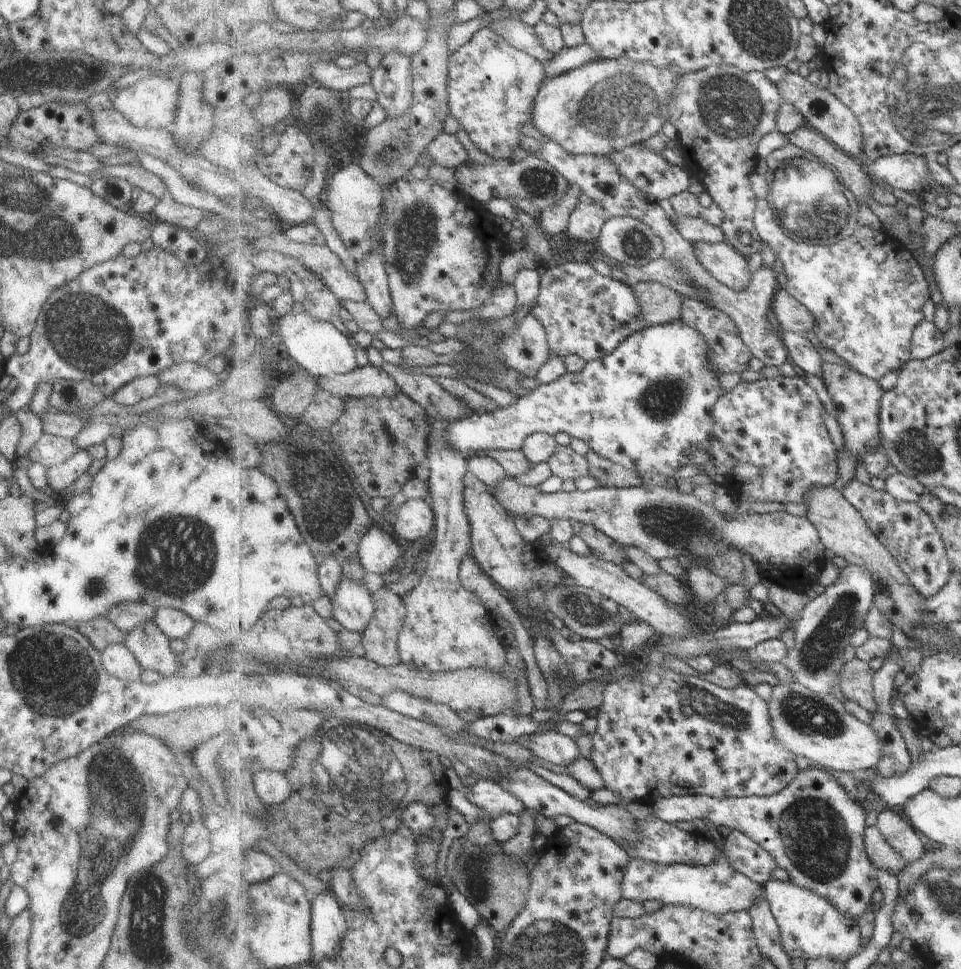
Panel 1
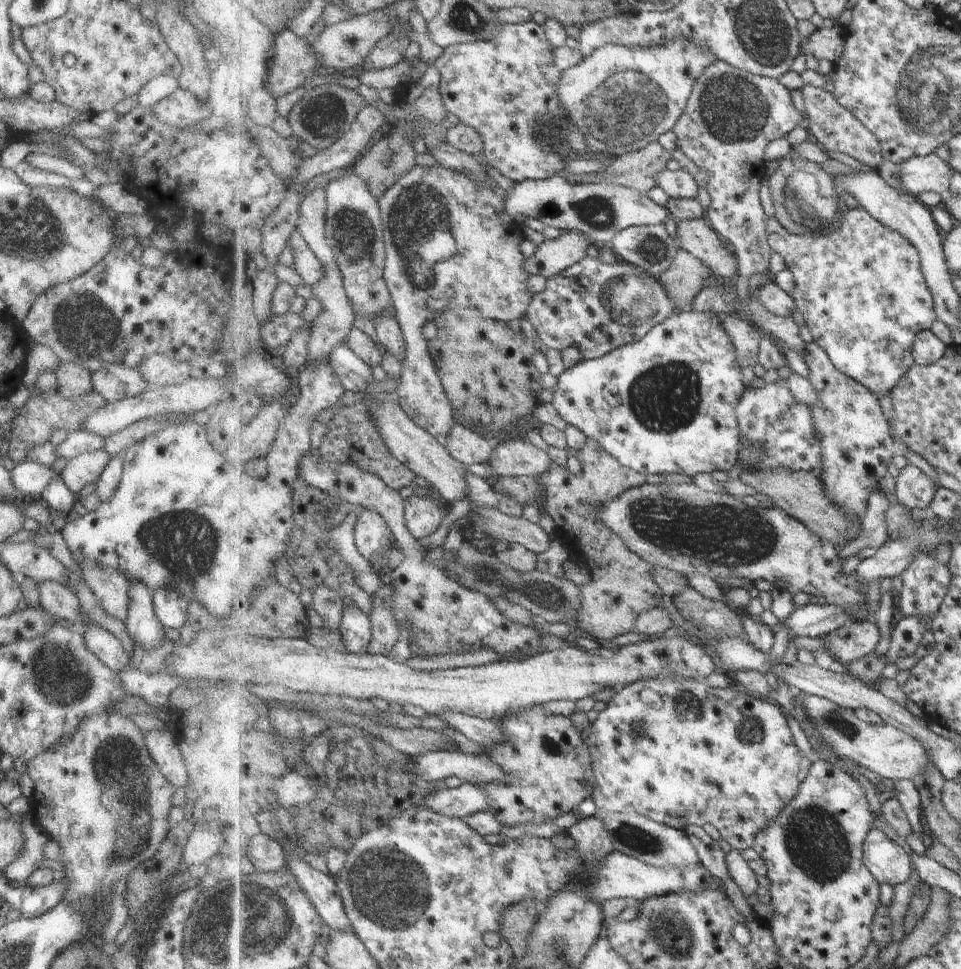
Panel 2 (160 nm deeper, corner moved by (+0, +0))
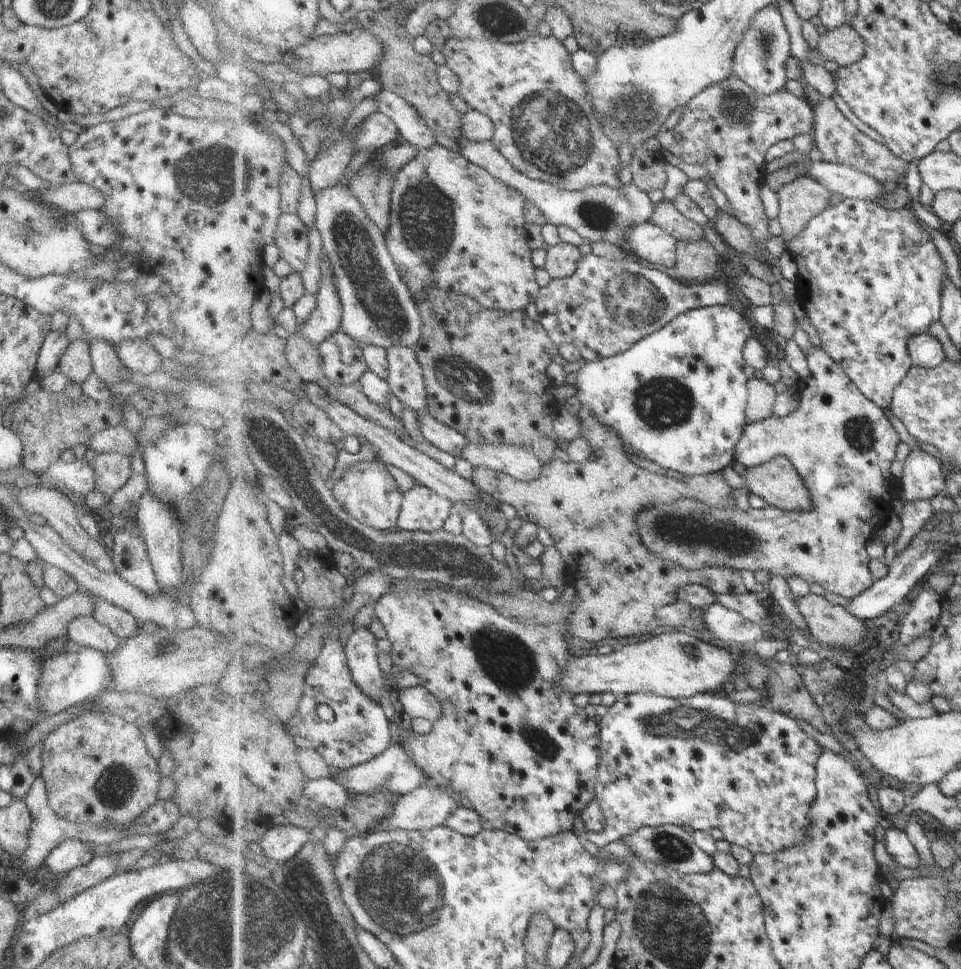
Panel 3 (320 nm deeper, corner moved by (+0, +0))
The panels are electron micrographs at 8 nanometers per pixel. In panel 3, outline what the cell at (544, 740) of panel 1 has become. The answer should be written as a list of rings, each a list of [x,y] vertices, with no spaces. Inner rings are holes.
[[[423,685],[409,687],[395,692],[405,715],[412,718],[423,718],[434,723],[442,717],[443,707],[436,696]]]

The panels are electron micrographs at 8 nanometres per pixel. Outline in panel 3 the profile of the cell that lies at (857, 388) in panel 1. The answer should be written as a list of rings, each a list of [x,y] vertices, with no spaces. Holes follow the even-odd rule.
[[[811,346],[811,348],[807,350],[806,357],[810,375],[805,379],[801,379],[798,383],[798,392],[801,397],[799,408],[788,417],[773,416],[746,425],[743,438],[737,443],[735,458],[737,462],[740,463],[740,467],[748,469],[756,467],[762,458],[769,455],[783,455],[784,457],[788,457],[789,460],[792,460],[797,472],[800,472],[801,478],[804,480],[805,486],[812,496],[813,508],[810,511],[784,511],[768,506],[764,509],[754,509],[751,507],[749,512],[743,512],[737,506],[729,507],[728,509],[711,508],[695,499],[681,499],[672,505],[656,505],[655,507],[642,511],[638,515],[638,525],[640,526],[641,538],[645,546],[648,546],[654,553],[657,553],[657,556],[696,571],[703,567],[716,566],[731,567],[738,571],[750,570],[751,572],[763,569],[769,572],[769,574],[779,575],[784,579],[789,578],[789,576],[798,576],[806,583],[813,584],[813,582],[817,582],[817,584],[820,584],[828,592],[834,592],[839,596],[850,599],[854,599],[856,596],[868,591],[876,583],[877,580],[873,576],[869,566],[870,559],[869,554],[867,554],[867,542],[869,542],[874,535],[878,534],[877,530],[879,531],[881,528],[887,526],[894,515],[893,504],[891,502],[893,502],[893,499],[898,499],[900,487],[899,480],[891,474],[891,466],[893,466],[893,462],[897,460],[897,446],[899,446],[901,438],[899,438],[897,430],[893,428],[893,424],[889,422],[889,418],[885,416],[885,412],[883,412],[880,406],[875,404],[872,400],[869,400],[869,397],[866,397],[864,393],[861,392],[861,389],[857,388],[857,385],[848,377],[844,368],[841,368],[841,365],[837,364],[837,361],[832,356],[829,356],[829,353],[825,352],[825,349]]]

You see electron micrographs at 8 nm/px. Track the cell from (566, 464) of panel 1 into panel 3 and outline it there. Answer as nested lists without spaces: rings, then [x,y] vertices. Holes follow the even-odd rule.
[[[469,443],[459,458],[469,461],[475,468],[509,473],[525,482],[533,482],[541,476],[540,458],[532,450],[520,446]]]

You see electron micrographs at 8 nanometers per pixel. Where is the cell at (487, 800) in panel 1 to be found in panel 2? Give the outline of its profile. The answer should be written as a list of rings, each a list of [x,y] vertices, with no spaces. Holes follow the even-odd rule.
[[[463,782],[456,789],[446,788],[425,795],[419,805],[442,814],[443,817],[465,819],[485,811],[488,807],[488,796],[473,783]]]

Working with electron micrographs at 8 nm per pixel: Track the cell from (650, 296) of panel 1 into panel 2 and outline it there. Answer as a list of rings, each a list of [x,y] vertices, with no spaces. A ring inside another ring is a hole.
[[[681,249],[675,262],[657,277],[678,304],[679,311],[693,311],[697,294],[706,287],[712,270],[692,252]]]

